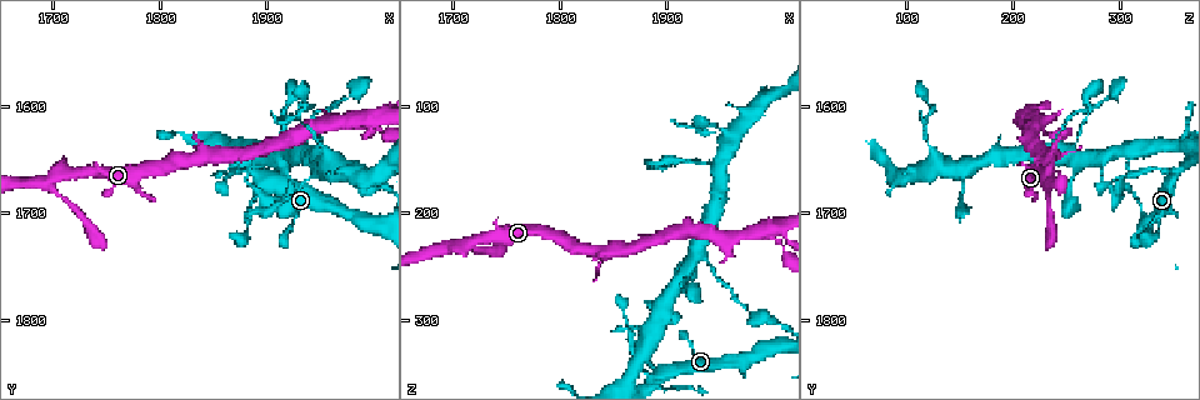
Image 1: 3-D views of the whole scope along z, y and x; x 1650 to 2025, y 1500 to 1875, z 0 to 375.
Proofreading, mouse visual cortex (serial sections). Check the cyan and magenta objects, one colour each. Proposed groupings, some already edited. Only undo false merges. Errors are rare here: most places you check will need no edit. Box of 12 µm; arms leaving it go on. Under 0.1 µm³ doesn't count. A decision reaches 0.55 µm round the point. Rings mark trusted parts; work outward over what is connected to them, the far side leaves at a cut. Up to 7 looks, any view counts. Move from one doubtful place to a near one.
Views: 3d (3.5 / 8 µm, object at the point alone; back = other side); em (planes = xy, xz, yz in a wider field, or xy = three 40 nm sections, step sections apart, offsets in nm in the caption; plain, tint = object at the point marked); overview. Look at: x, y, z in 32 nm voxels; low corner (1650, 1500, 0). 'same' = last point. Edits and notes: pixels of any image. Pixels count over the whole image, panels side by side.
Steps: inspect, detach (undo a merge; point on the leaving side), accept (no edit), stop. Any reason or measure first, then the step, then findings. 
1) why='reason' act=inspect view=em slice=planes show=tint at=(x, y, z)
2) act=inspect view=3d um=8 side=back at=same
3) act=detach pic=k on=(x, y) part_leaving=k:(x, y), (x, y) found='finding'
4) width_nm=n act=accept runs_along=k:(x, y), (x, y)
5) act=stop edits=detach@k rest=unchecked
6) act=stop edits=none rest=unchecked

why='three-way junction' act=inspect view=3d um=3.5 at=(1696, 1668, 234)

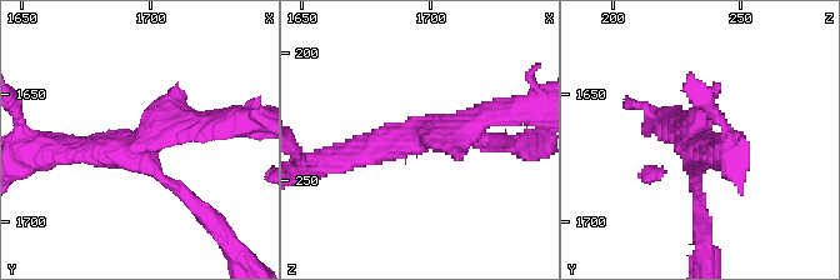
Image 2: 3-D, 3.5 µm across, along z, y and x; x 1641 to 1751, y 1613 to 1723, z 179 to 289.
arms=3 arm_widths_nm=150,250,300 act=inspect view=em slice=xy step=3 show=tint at=(1698, 1671, 233)

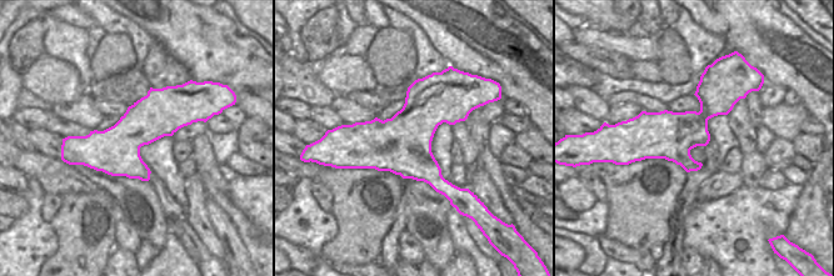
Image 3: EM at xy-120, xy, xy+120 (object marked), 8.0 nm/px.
act=inspect view=em slice=xy step=2 show=tint at=same

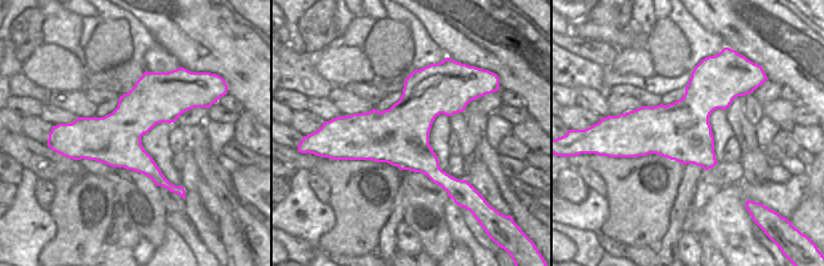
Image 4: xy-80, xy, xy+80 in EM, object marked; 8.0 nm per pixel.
width_nm=460 act=accept runs_along=2:(491, 115), (343, 156) found='continuous, no second cell'

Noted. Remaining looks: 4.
why='small branch off a trunk' act=inspect view=3d um=3.5 at=(1930, 1634, 242)

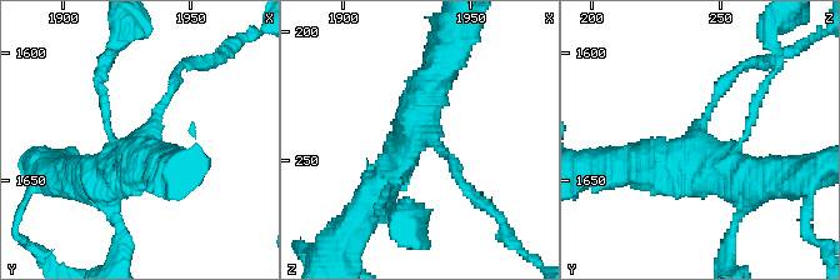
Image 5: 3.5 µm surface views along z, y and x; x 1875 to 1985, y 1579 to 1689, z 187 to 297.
arms=3 act=accept runs_along=5:(108, 171), (131, 163), (178, 71) found='one cell here'

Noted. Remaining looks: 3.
why='four or more arms meet' act=inspect view=3d um=3.5 at=(1990, 1612, 216)

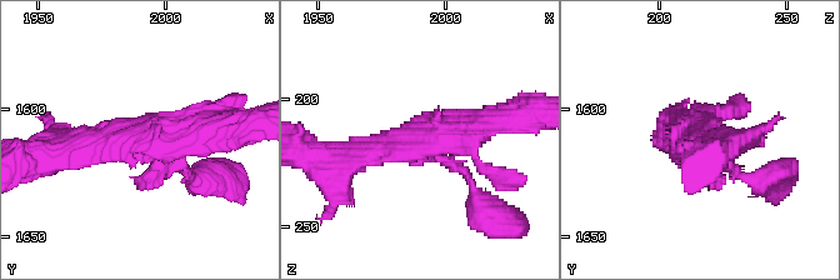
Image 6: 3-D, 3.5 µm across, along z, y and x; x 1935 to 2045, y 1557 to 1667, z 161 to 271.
act=inspect view=em slice=planes show=tint at=(1990, 1611, 217)

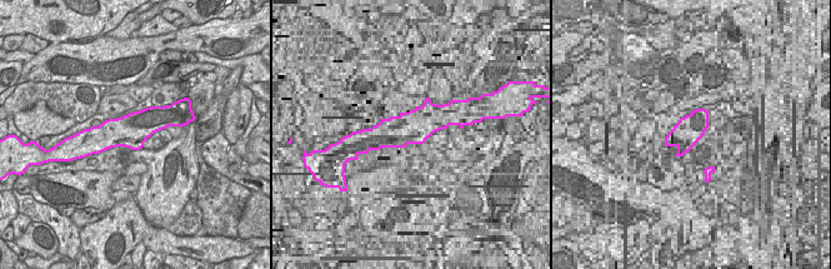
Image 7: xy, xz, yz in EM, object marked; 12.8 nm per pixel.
act=accept runs_along=6:(343, 158), (458, 139), (495, 119) found='one cell here'

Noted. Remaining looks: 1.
act=stop edits=none rest=unchecked

